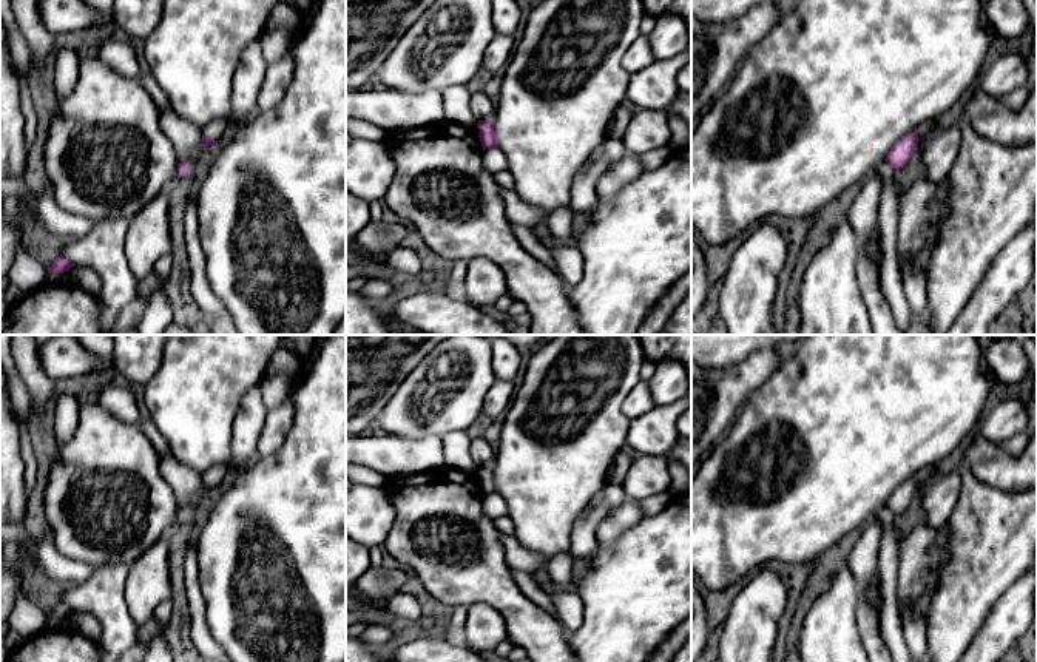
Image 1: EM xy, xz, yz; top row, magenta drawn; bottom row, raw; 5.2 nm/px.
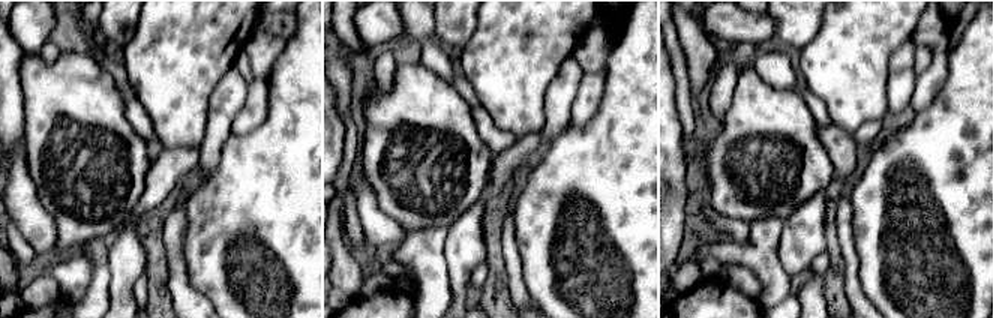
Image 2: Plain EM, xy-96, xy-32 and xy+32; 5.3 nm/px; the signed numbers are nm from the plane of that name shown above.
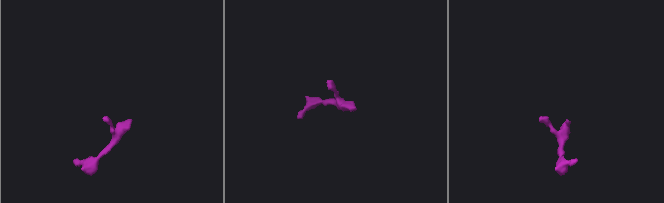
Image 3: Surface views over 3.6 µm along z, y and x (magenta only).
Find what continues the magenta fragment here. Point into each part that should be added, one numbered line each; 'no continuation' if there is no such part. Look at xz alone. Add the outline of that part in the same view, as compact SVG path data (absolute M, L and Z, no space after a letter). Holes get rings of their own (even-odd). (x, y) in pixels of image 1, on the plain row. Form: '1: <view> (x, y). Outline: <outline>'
no continuation

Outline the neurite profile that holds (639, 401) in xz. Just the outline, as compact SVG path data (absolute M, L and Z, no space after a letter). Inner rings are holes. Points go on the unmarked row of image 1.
M639 381L622 403L622 412L634 420L656 407L648 381Z

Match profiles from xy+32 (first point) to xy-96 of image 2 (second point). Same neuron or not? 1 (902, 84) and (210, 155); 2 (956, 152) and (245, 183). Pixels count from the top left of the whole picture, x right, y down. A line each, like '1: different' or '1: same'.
1: same
2: same

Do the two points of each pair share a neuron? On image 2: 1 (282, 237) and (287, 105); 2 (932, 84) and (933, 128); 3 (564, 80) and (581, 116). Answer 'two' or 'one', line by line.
1: one
2: two
3: two

